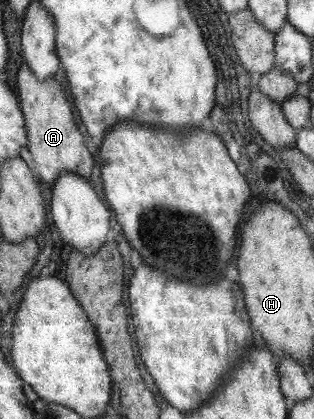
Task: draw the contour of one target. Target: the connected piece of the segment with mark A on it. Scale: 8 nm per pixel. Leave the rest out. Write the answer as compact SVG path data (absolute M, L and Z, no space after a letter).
M21 62L16 75L16 85L20 99L20 109L23 110L24 125L27 129L28 150L36 165L38 177L44 181L46 188L52 187L59 177L60 171L76 173L78 177L90 177L90 151L84 147L84 139L74 125L74 115L70 111L70 103L66 101L63 91L56 91L54 75L42 81L36 79L26 63Z

